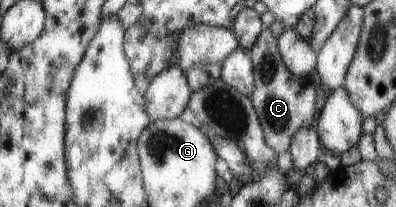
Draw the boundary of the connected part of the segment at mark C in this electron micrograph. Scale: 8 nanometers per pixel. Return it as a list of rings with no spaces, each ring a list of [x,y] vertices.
[[[267,26],[260,30],[247,53],[251,59],[254,86],[248,99],[256,109],[265,144],[277,154],[283,153],[290,147],[292,136],[298,128],[311,126],[315,114],[313,80],[293,76],[287,70],[279,54],[276,38],[271,35]]]

